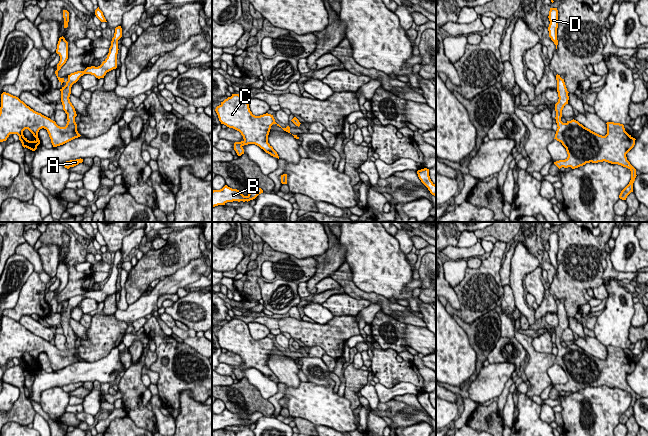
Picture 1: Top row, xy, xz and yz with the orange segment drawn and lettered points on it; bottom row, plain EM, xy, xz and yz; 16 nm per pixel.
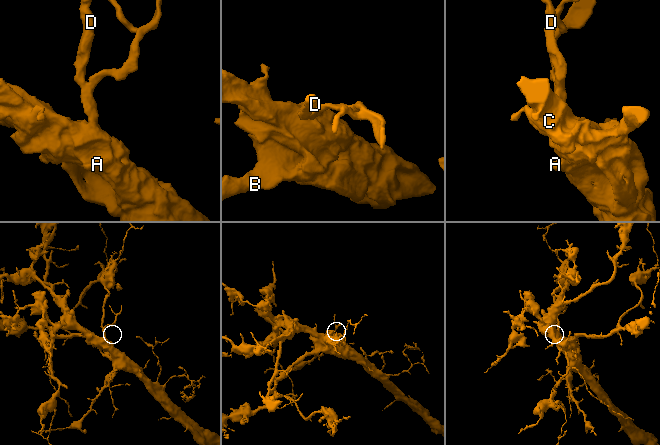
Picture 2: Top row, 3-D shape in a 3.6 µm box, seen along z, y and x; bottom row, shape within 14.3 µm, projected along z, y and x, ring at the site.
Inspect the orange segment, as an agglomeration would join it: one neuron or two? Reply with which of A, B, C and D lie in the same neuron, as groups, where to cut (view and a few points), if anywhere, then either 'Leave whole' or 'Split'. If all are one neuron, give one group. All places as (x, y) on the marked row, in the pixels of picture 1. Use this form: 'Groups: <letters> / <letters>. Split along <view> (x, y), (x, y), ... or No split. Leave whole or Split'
Groups: A B C D. No split. Leave whole

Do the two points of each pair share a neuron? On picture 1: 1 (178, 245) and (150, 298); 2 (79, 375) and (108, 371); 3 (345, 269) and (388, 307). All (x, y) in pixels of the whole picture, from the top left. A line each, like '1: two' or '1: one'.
1: two
2: one
3: one

